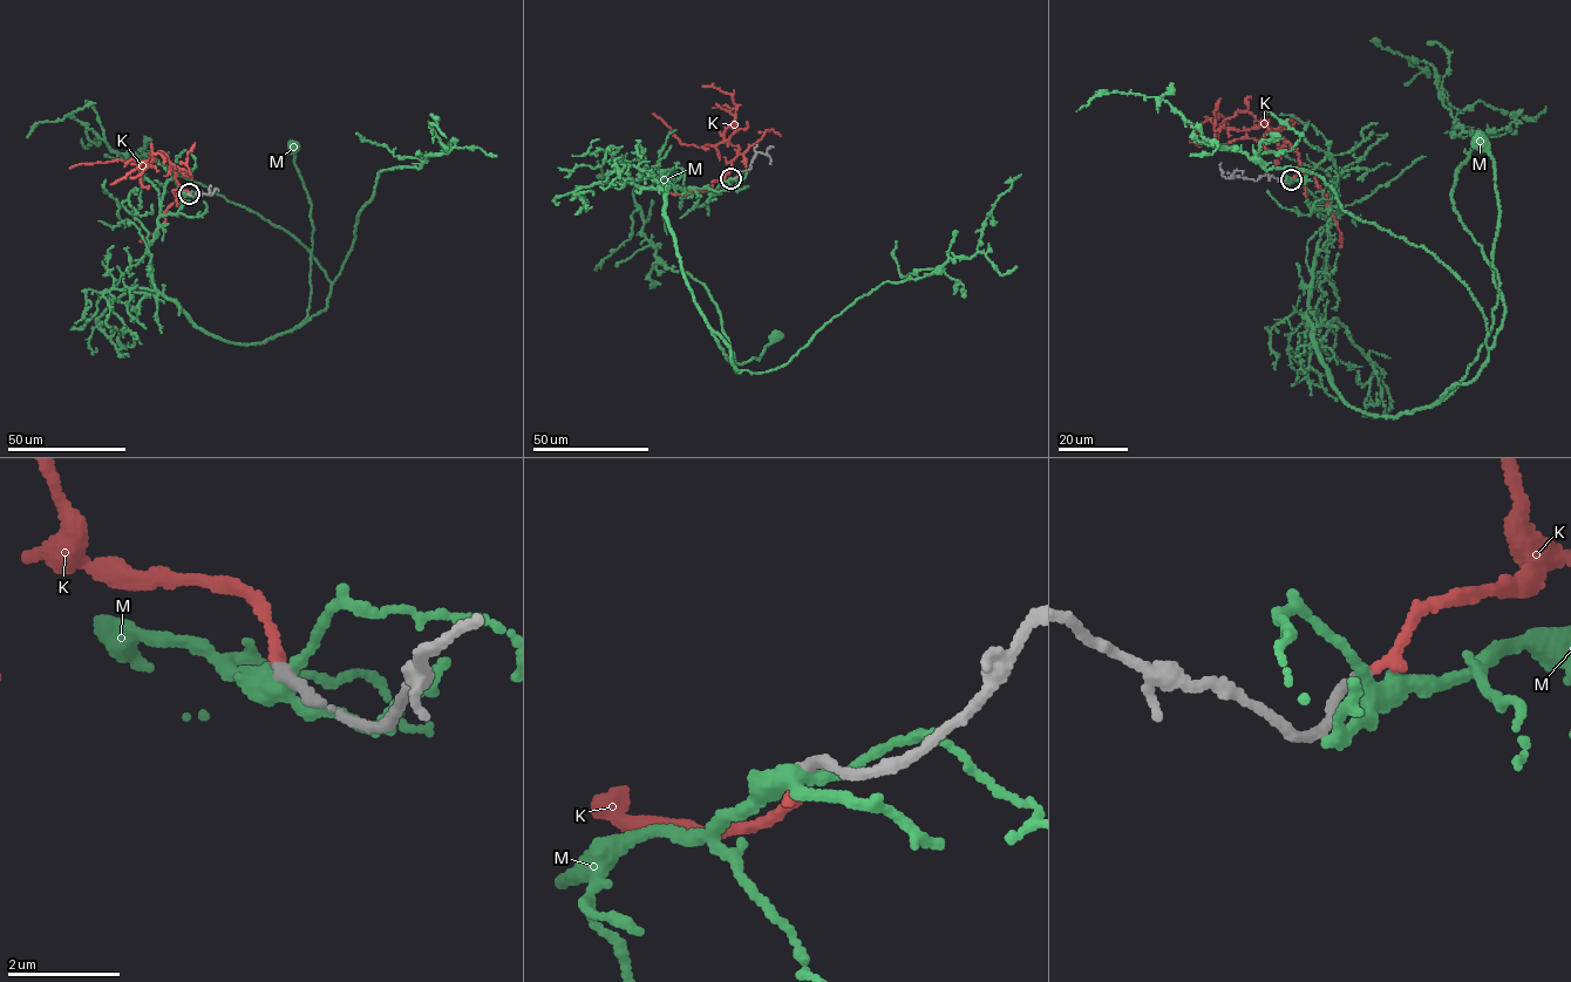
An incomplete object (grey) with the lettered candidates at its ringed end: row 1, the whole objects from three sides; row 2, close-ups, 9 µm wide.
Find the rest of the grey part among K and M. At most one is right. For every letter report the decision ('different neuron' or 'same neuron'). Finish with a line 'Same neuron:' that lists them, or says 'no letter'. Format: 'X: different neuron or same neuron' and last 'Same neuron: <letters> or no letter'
K: same neuron
M: different neuron
Same neuron: K

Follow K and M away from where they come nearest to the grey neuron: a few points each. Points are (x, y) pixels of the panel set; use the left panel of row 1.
K: (189, 193), (182, 189), (167, 155), (161, 151), (141, 166), (121, 159), (80, 163), (69, 169)
M: (189, 193), (169, 179), (147, 249), (154, 287), (222, 340), (290, 331), (308, 305), (313, 229), (292, 147)

